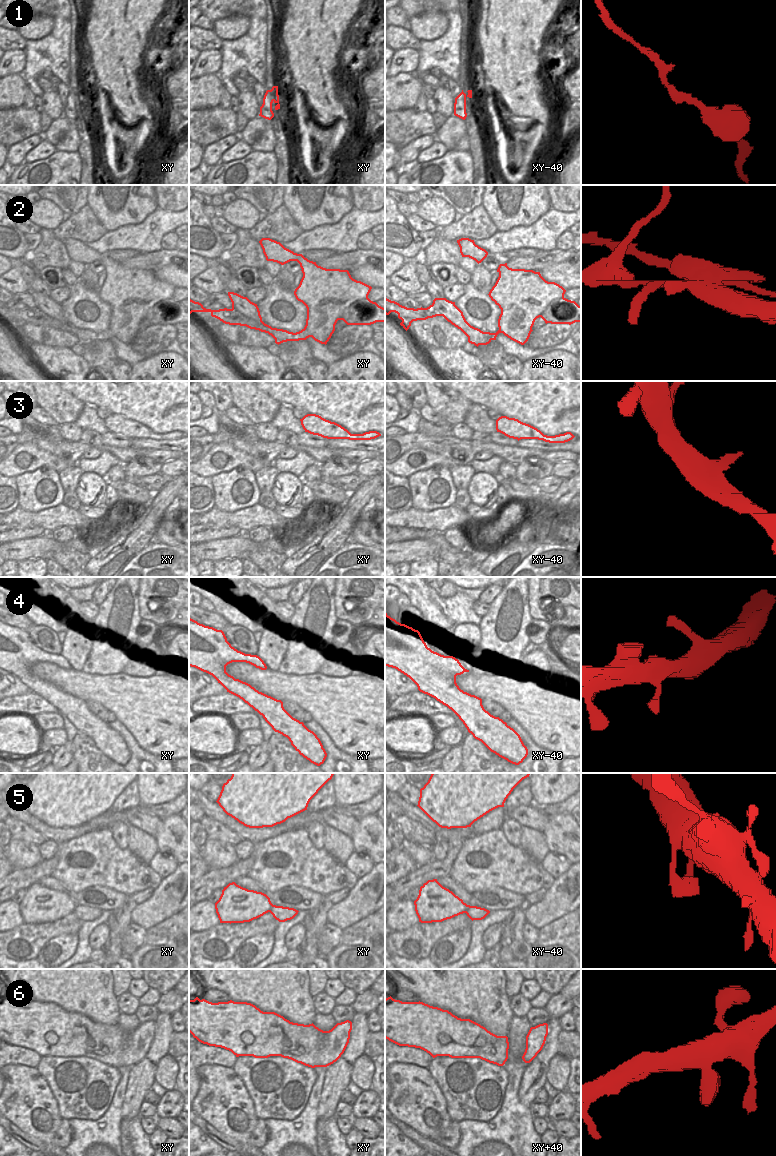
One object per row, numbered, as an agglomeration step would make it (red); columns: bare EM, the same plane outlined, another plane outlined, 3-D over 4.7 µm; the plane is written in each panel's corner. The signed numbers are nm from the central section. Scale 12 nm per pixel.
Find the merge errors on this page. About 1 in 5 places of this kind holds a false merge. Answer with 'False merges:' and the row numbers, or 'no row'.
False merges: 2

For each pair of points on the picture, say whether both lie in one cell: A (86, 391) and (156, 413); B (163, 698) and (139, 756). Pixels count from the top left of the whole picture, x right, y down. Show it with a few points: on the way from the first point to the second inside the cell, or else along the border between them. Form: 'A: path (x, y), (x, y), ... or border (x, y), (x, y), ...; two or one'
A: path (103, 394), (137, 394), (139, 396); one
B: border (127, 730), (136, 742), (150, 753); two

